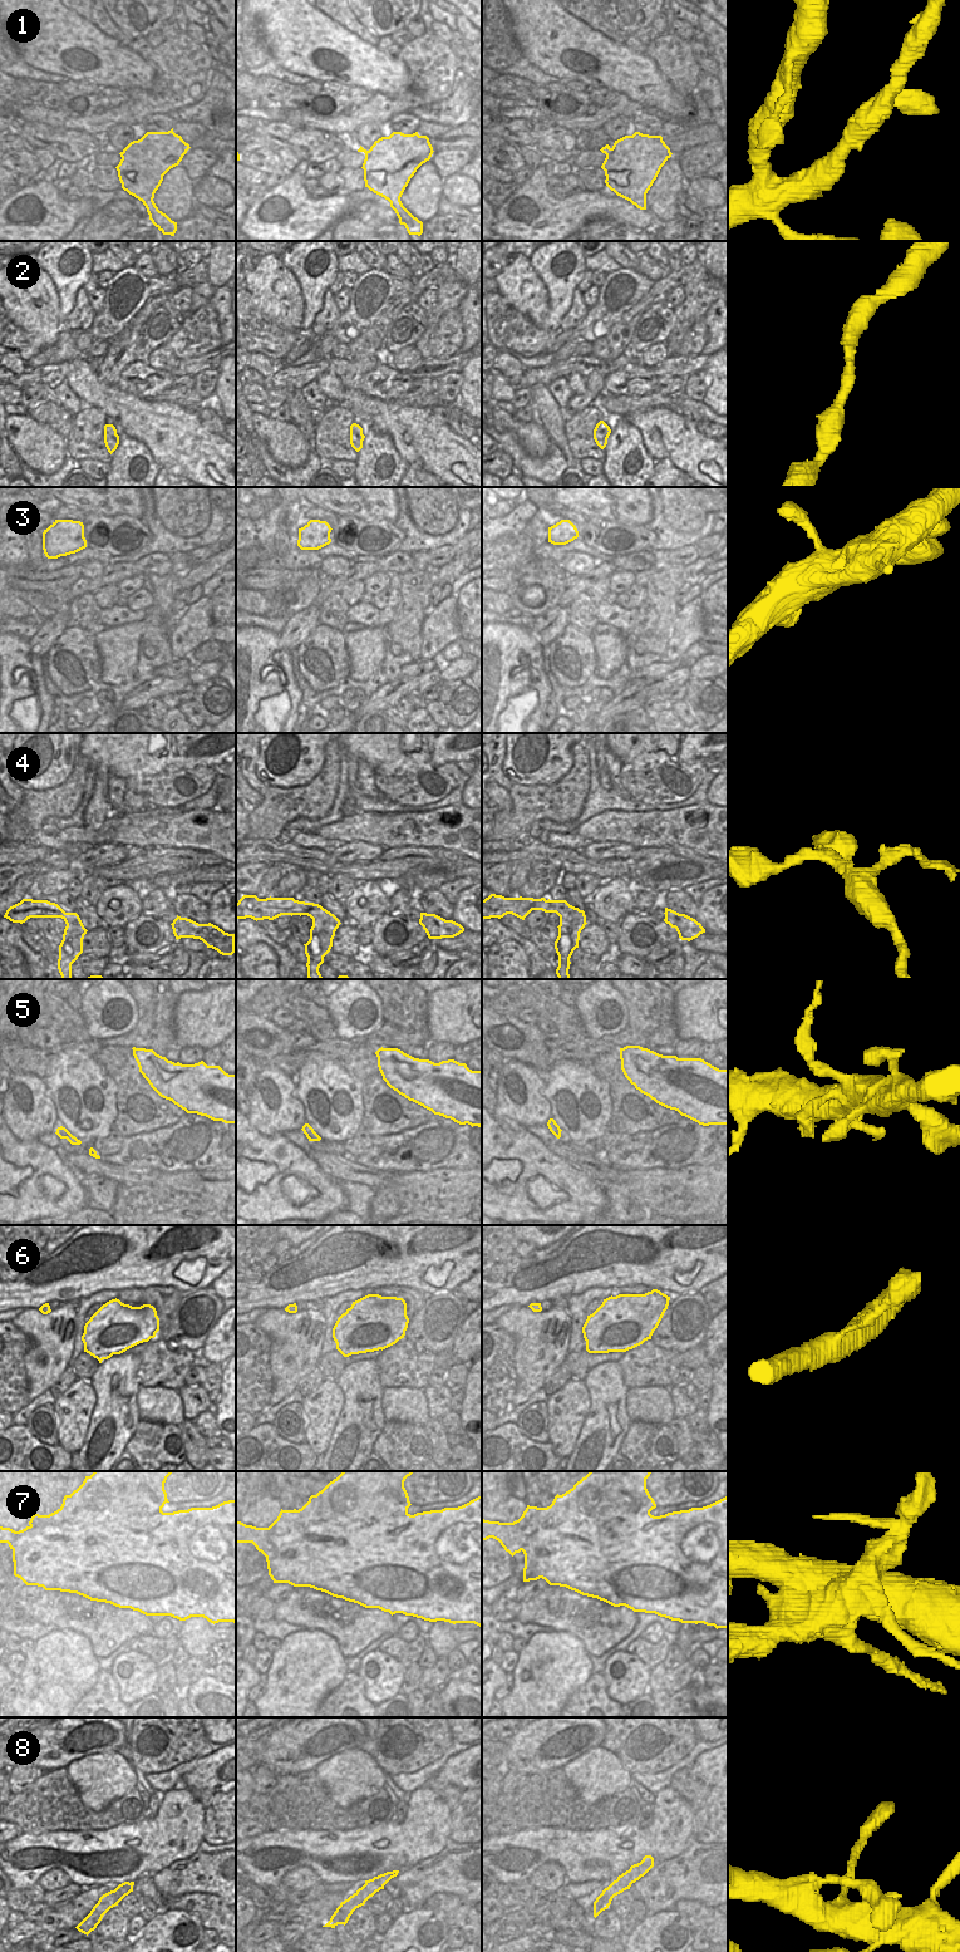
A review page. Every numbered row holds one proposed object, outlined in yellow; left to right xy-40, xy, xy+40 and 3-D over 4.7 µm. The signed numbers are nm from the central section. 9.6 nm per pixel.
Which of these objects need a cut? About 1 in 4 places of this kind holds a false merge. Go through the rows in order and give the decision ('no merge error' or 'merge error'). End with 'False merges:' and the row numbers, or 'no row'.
1: no merge error
2: no merge error
3: no merge error
4: no merge error
5: no merge error
6: no merge error
7: merge error
8: merge error
False merges: 7, 8

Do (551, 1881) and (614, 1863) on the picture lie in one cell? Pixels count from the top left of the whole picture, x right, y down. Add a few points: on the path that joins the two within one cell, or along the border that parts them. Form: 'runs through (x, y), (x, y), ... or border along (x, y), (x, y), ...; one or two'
border along (536, 1869), (556, 1862), (566, 1882); two

